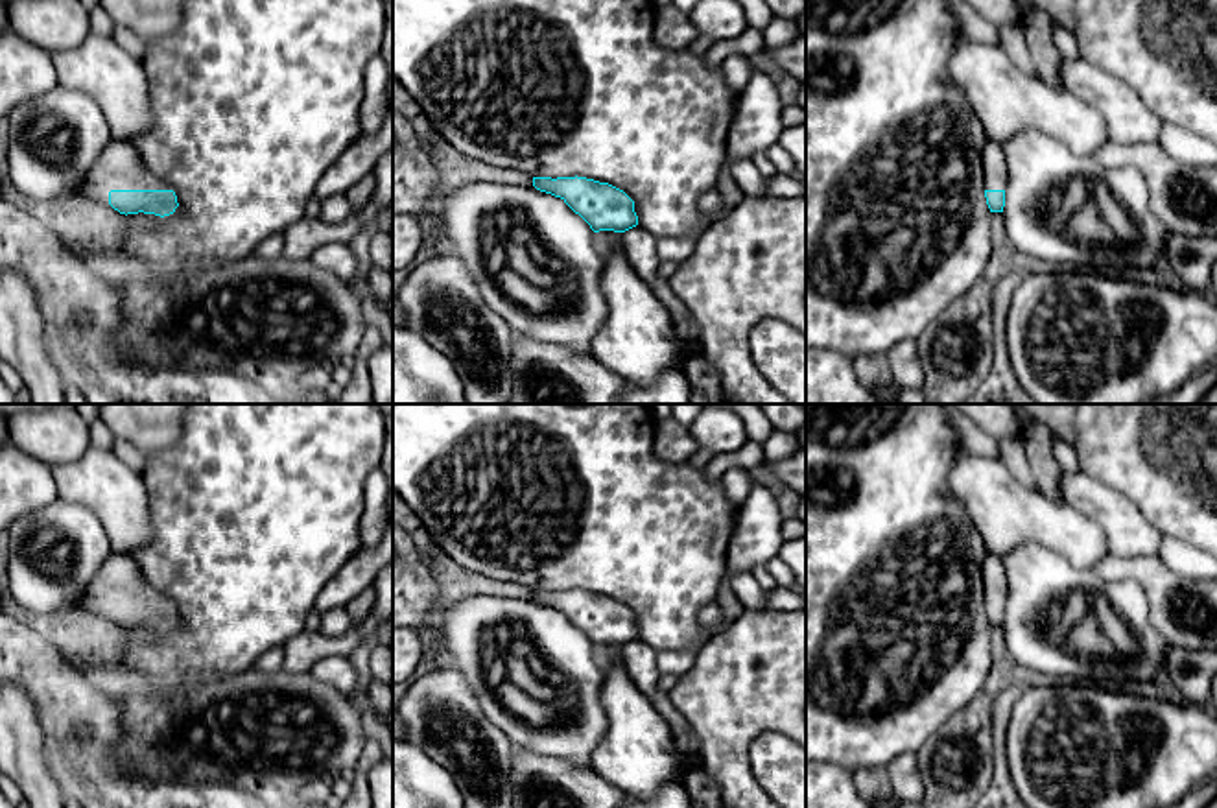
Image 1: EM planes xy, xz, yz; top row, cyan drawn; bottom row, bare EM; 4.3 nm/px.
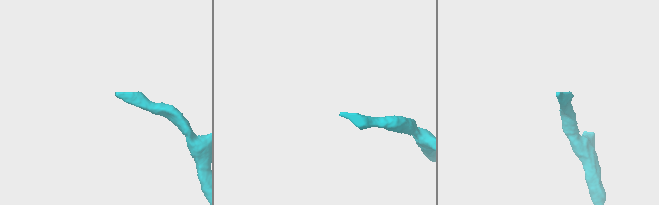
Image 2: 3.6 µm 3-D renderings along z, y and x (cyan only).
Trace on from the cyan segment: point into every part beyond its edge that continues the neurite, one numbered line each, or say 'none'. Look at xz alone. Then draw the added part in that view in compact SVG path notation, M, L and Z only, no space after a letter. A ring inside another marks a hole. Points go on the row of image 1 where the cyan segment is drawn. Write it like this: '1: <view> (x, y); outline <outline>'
1: xz (517, 178); outline M511 172L511 184L516 184L516 186L533 186L533 175L527 175L524 172Z

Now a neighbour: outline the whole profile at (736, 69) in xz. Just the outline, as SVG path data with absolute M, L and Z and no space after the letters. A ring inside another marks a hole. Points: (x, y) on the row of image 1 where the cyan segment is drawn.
M732 53L721 65L721 72L725 76L727 85L732 90L736 90L738 94L741 94L741 90L745 89L750 74L752 74L752 68L750 68L749 59L745 55Z

